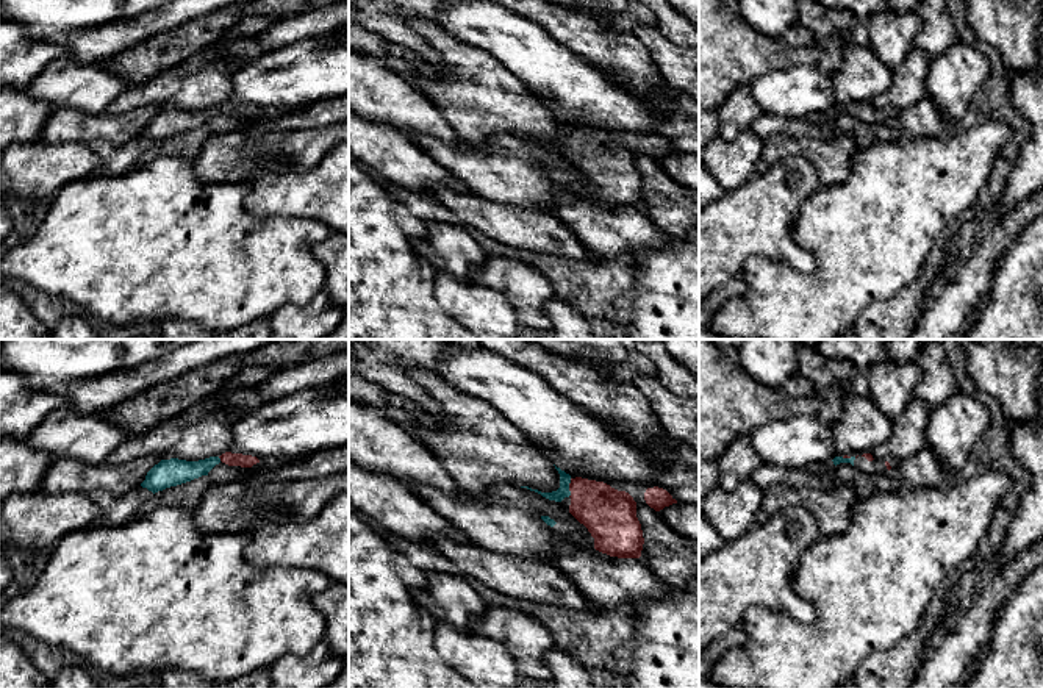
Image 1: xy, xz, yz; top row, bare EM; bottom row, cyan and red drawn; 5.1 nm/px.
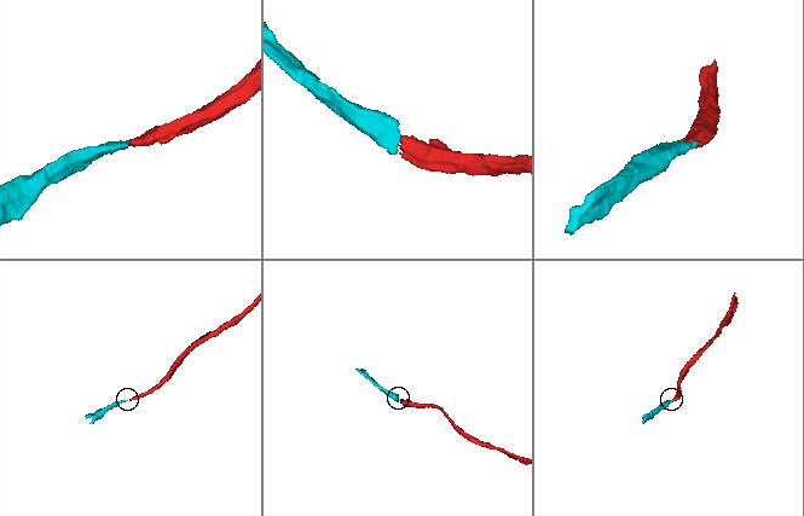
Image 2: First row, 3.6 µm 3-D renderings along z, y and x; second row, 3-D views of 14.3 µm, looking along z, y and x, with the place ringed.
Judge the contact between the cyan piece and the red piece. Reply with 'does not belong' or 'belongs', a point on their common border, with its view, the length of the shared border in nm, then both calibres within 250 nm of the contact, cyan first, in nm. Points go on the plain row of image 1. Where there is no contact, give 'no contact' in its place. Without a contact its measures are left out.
belongs; meets cyan in xz at (568, 138); contact 100 nm long; 70 nm thick on the cyan side, 260 nm on the other

